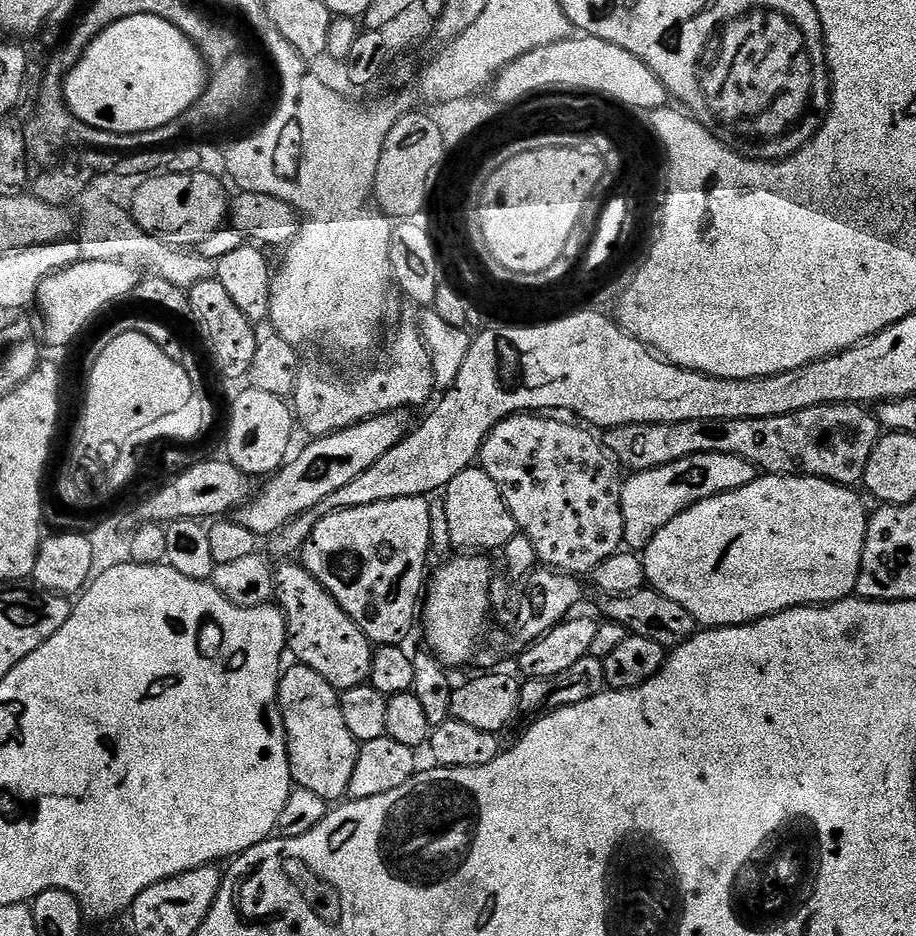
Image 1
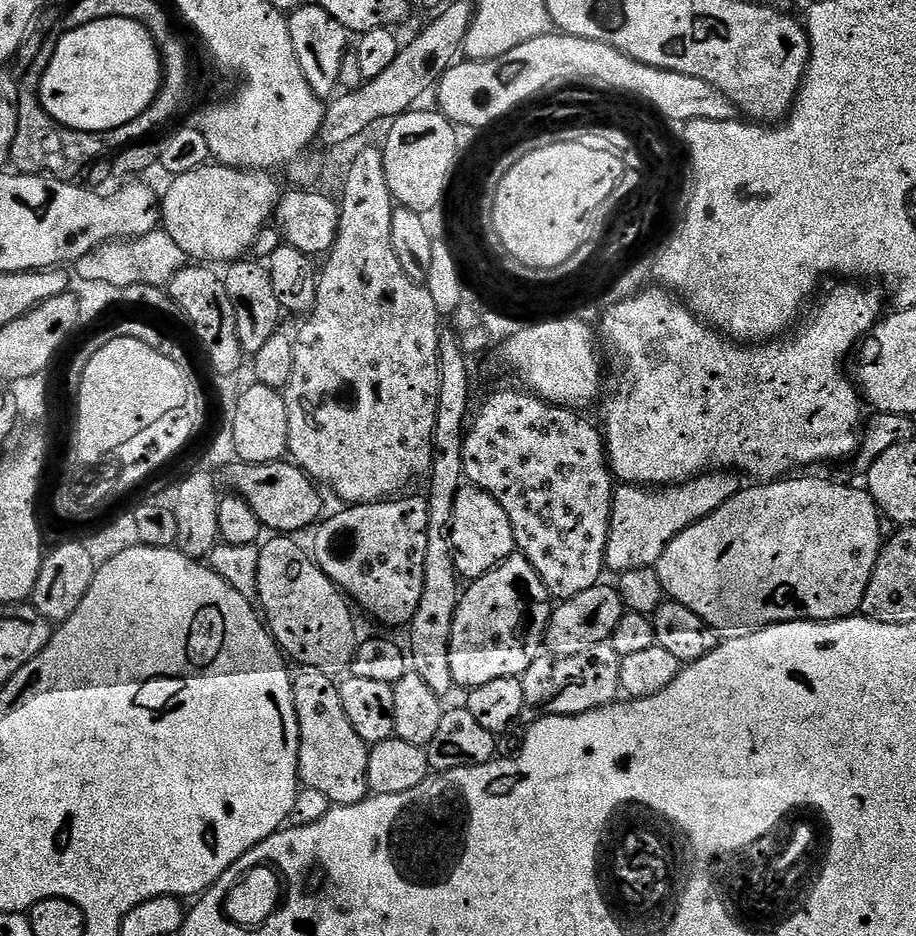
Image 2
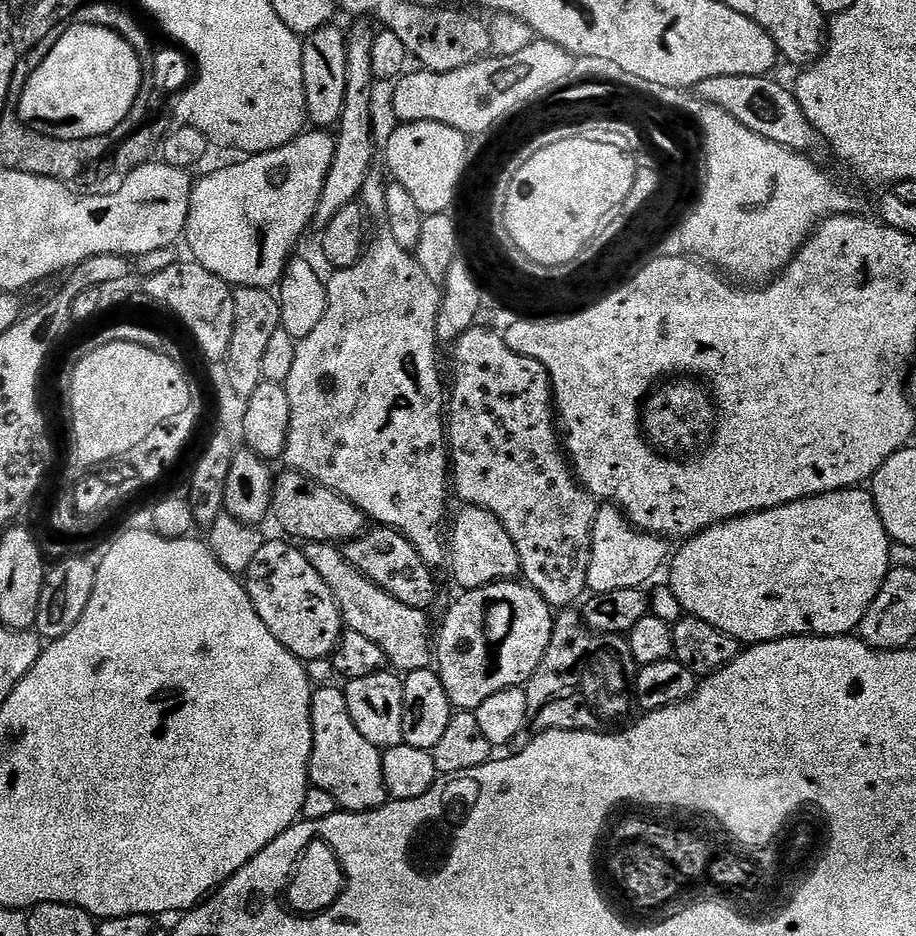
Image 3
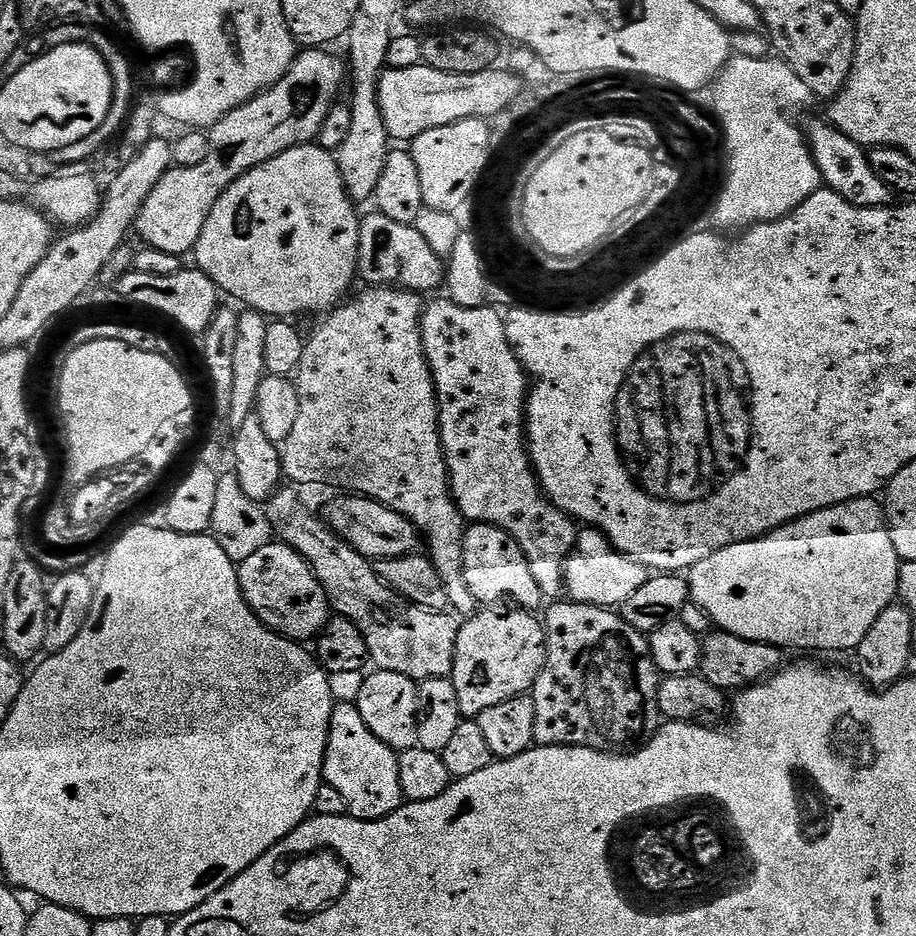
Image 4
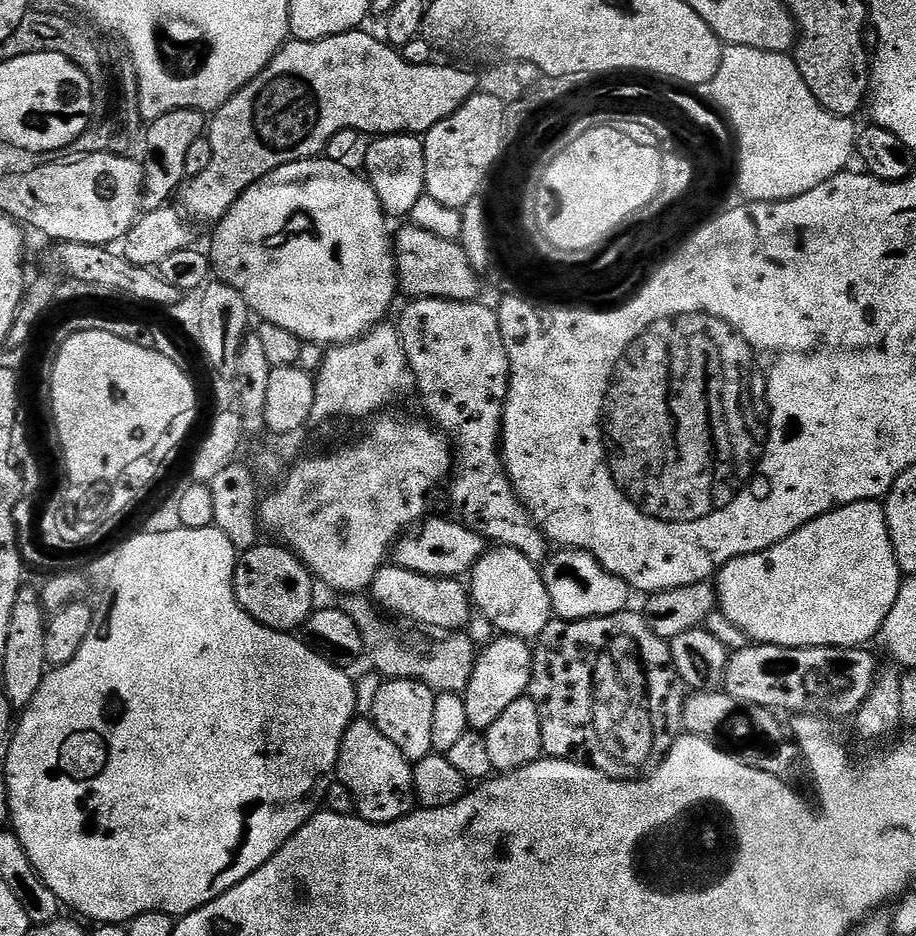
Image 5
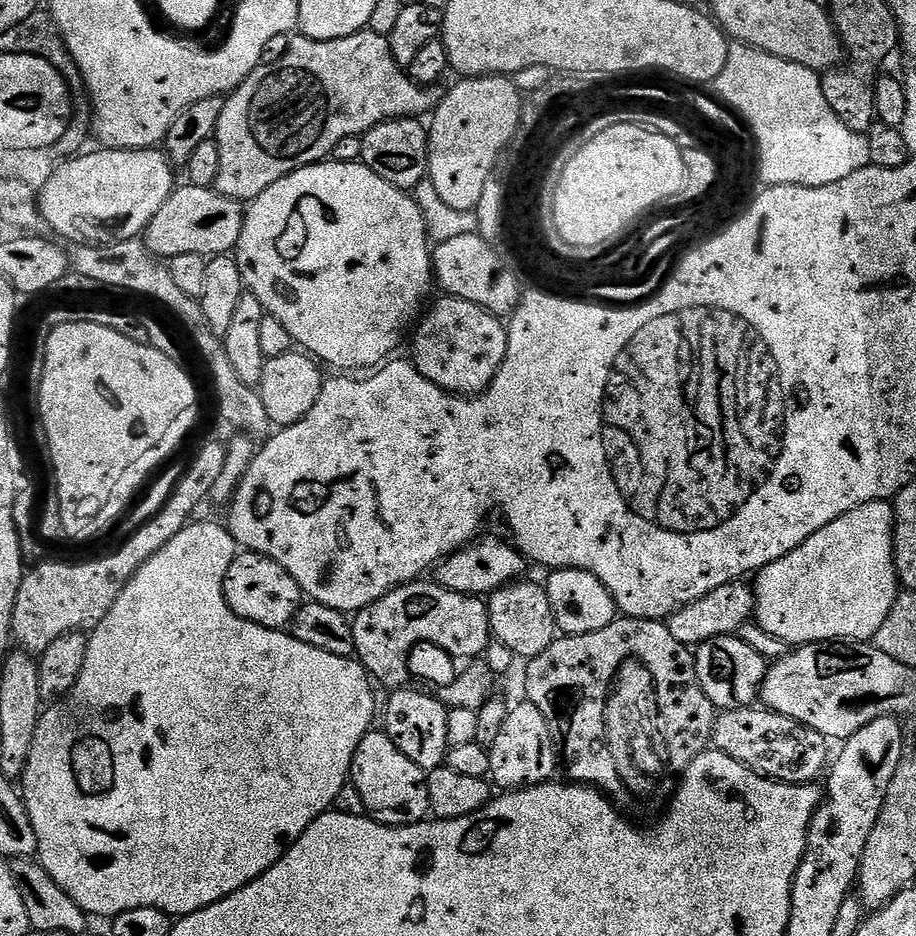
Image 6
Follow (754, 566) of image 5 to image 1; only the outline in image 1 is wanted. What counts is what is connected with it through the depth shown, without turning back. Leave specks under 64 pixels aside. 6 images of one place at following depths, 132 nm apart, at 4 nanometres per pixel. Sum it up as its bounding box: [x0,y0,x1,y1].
[642,475,869,628]

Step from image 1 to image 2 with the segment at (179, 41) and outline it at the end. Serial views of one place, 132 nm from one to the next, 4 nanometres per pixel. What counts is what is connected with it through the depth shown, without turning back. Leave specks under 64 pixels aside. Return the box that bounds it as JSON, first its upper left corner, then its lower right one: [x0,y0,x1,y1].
[40,16,162,133]

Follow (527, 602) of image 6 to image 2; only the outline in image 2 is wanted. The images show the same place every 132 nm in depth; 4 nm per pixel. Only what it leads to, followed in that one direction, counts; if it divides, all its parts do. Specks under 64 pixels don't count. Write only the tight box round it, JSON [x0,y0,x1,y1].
[452,486,517,582]

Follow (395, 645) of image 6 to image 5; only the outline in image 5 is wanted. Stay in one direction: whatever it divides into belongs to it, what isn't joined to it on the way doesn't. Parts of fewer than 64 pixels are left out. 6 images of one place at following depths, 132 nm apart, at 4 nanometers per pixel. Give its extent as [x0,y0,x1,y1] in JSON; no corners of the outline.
[370,566,474,634]

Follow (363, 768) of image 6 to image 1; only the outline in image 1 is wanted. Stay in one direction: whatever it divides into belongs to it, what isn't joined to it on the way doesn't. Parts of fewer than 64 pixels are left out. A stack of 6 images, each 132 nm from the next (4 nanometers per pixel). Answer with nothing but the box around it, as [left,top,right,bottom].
[278,662,361,802]

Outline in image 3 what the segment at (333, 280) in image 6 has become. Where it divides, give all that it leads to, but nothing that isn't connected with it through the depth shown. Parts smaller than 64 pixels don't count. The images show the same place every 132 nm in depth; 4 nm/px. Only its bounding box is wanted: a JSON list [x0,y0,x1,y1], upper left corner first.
[183,130,336,289]

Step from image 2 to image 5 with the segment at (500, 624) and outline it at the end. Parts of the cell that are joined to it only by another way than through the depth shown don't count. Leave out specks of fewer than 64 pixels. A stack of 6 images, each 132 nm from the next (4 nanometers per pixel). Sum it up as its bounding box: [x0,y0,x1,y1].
[462,635,533,731]

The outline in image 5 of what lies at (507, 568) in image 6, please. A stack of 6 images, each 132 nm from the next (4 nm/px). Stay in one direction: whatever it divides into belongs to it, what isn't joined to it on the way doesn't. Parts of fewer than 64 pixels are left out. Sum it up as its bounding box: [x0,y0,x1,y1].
[390,514,486,580]

